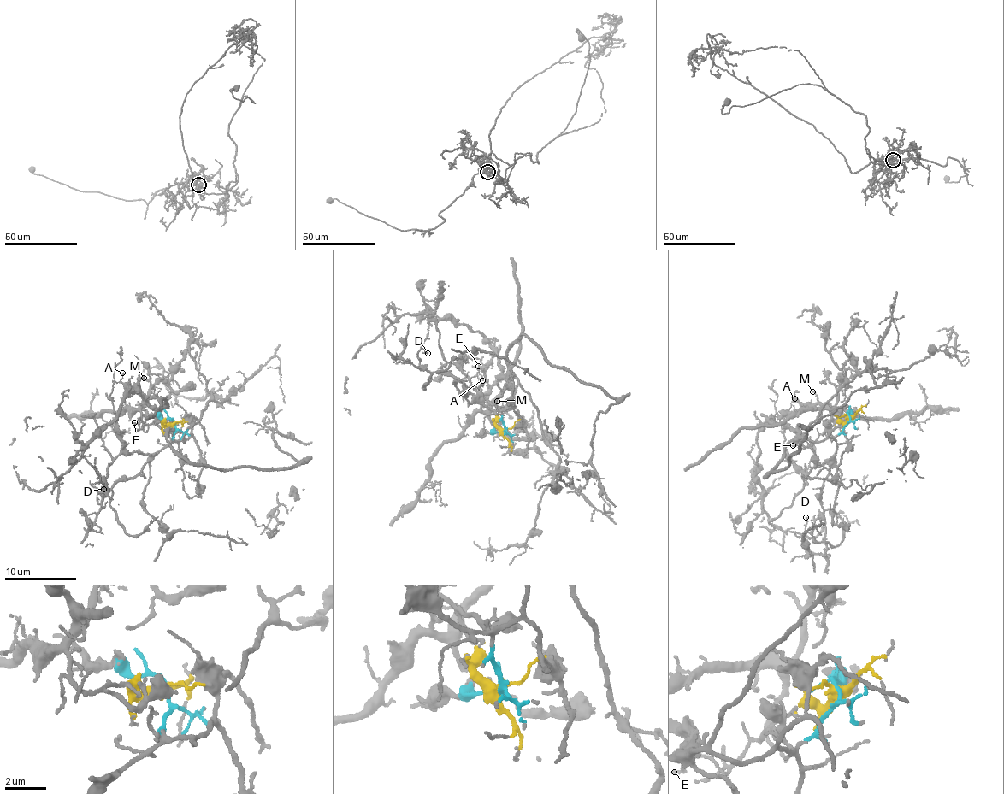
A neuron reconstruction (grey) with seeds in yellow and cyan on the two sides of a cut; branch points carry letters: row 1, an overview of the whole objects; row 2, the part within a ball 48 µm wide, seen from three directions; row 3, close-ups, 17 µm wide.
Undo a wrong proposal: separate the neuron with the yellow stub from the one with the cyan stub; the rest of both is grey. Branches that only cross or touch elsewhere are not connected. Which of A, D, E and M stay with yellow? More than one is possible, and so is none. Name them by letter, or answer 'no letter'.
A, E, M

